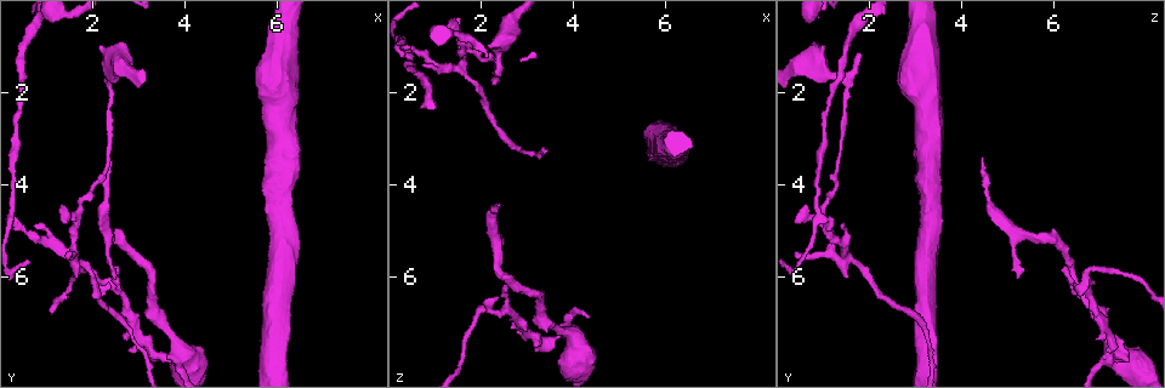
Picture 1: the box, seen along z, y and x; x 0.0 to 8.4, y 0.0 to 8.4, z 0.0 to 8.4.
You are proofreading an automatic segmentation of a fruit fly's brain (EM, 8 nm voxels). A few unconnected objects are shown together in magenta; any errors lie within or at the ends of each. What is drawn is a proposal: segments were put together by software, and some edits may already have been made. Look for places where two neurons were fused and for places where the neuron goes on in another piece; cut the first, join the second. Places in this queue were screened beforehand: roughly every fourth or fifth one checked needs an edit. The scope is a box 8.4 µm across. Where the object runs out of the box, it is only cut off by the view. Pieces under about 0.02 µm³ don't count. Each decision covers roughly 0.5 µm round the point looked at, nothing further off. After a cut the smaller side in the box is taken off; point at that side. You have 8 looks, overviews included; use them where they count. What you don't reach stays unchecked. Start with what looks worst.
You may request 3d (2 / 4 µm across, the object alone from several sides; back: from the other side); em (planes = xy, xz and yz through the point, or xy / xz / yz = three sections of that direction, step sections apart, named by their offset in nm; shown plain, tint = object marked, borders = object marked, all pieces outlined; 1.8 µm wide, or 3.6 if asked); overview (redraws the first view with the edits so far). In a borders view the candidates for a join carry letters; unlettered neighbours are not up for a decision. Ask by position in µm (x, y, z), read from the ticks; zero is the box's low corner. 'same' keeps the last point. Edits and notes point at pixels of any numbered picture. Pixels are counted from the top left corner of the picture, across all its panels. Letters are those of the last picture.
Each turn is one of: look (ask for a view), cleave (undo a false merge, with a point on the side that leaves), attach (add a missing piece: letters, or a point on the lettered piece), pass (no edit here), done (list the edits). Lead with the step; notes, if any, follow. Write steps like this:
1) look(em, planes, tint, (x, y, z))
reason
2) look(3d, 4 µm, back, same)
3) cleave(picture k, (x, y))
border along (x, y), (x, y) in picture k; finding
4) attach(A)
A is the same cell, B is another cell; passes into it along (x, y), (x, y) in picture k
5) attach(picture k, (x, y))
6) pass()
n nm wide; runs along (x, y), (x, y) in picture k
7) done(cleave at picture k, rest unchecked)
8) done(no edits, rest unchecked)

look(3d, 4 µm, (1.60, 5.60, 1.50))
abrupt turn

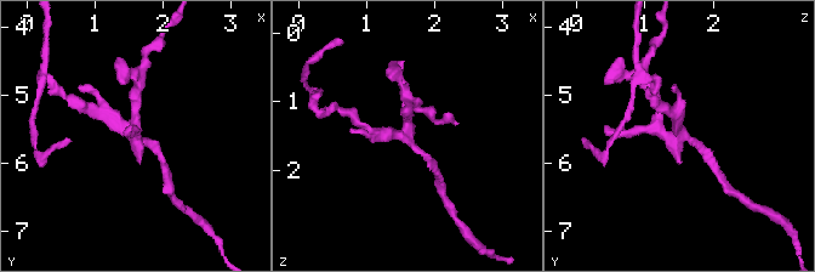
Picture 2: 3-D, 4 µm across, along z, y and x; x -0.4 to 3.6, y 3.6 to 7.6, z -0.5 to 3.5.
look(em, planes, tint, (1.55, 5.60, 1.45))
now the EM

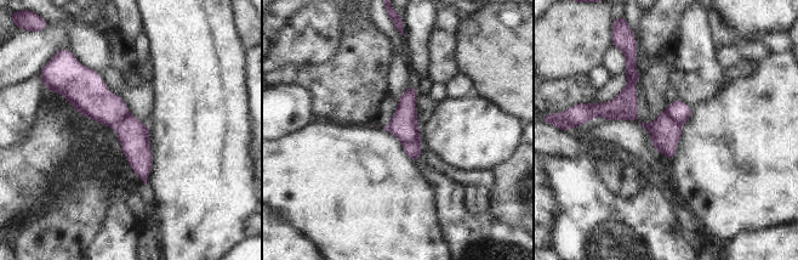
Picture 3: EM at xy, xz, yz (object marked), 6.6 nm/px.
look(em, planes, borders, same)

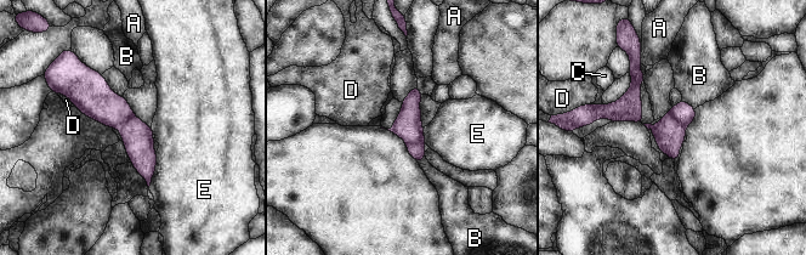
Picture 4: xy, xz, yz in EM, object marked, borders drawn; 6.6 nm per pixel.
cleave(picture 4, (408, 126))
A, B, C, D and E are other cells; border along (406, 141), (423, 142) in picture 4; a second neuron is stuck on

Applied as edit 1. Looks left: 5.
look(3d, 4 µm, (4.00, 7.70, 7.30))
looks like a crossing

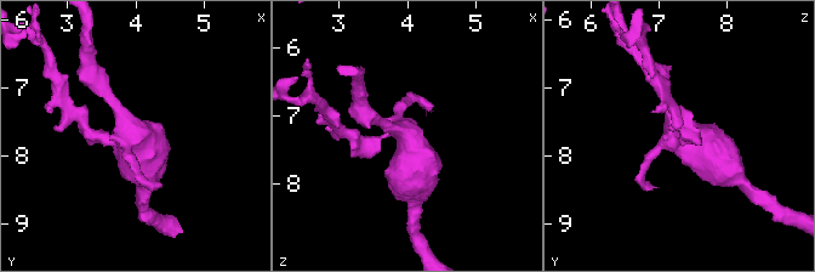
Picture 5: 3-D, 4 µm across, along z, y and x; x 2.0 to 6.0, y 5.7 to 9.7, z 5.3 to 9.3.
look(em, yz, step 16, borders, (4.05, 7.65, 7.30))
4 arms

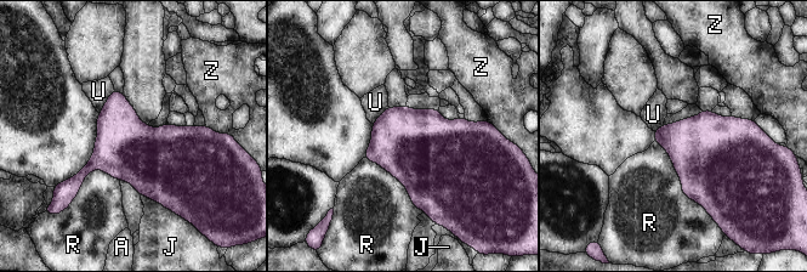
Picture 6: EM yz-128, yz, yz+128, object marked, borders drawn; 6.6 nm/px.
cleave(picture 6, (78, 180))
A, J, R, U and Z are other cells; border along (91, 157), (117, 168), (123, 179) in picture 6; a second neuron is stuck on

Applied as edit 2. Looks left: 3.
done(cleave at picture 4, cleave at picture 6, rest unchecked)

